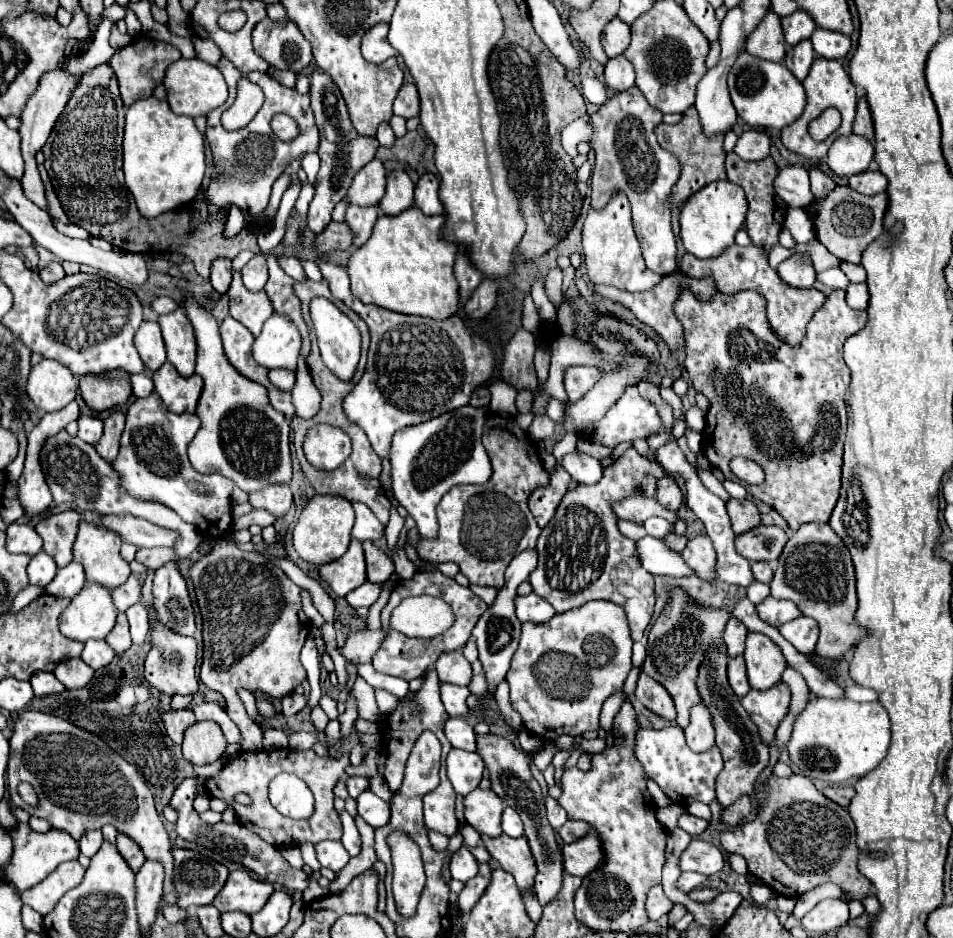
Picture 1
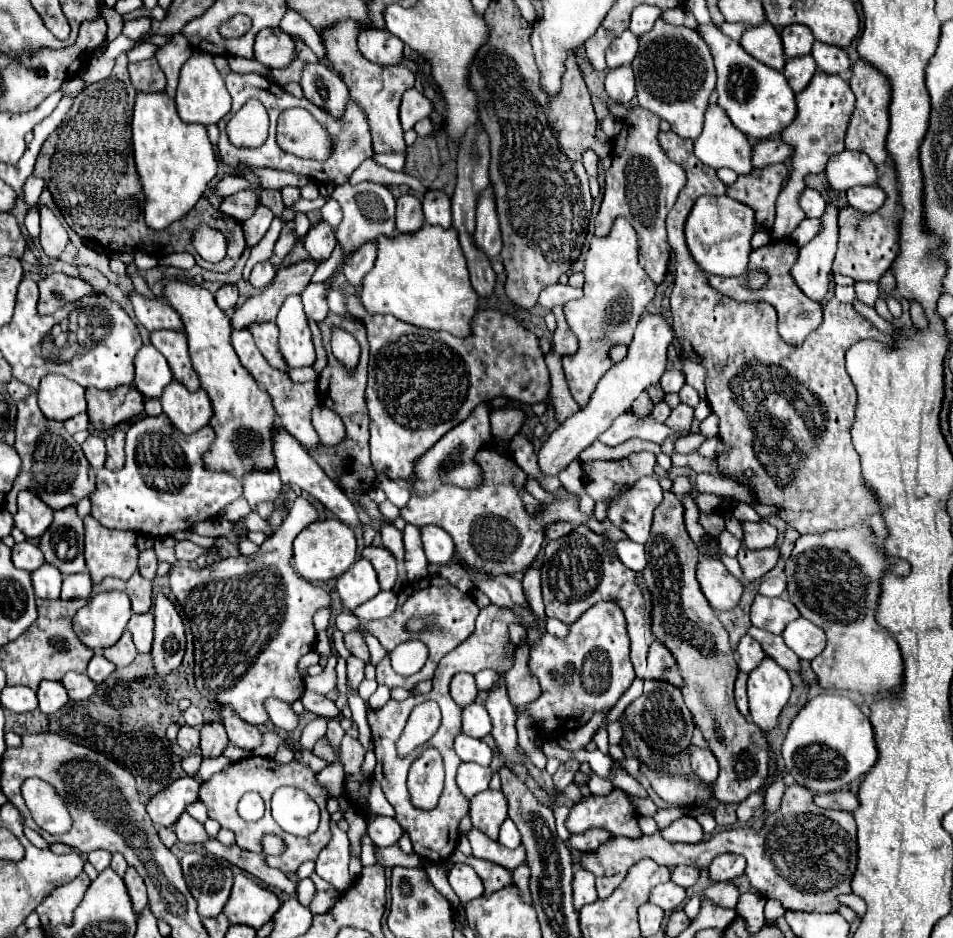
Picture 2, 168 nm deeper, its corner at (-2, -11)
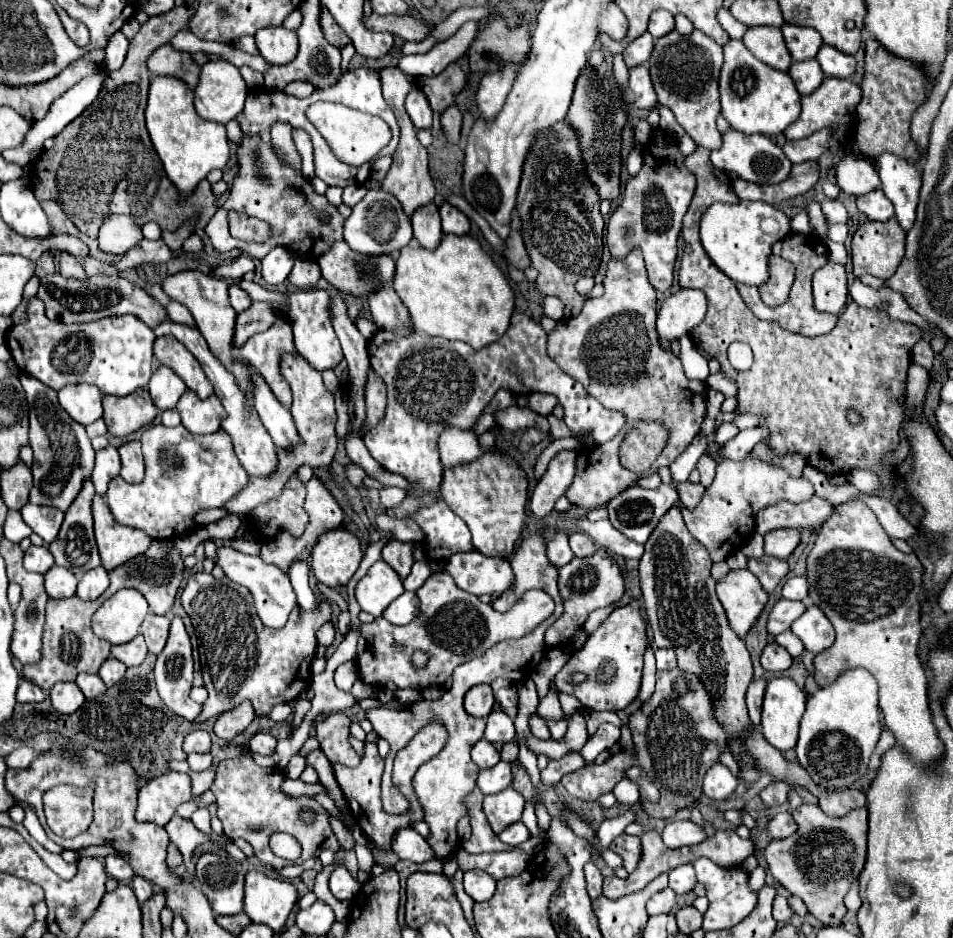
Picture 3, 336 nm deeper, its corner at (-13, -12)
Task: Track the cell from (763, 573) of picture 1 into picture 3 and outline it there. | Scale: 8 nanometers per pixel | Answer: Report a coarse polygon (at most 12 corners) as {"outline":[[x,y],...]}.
{"outline":[[791,577],[783,585],[785,599],[807,597],[807,577]]}

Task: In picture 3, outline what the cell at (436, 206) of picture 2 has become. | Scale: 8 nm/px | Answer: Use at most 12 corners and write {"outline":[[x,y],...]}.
{"outline":[[453,205],[439,207],[443,233],[467,235],[469,219]]}

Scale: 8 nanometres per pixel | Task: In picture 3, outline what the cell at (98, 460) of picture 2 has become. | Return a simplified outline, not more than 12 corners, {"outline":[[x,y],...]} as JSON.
{"outline":[[115,447],[97,451],[91,473],[97,495],[121,471]]}

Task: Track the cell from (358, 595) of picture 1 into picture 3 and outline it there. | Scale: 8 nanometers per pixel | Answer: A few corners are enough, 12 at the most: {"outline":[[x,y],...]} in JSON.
{"outline":[[405,591],[387,607],[383,617],[407,625],[417,617],[417,595]]}

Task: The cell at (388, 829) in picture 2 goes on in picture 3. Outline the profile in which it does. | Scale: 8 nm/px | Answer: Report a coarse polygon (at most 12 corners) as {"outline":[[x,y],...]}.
{"outline":[[413,827],[397,831],[391,847],[399,859],[437,859]]}

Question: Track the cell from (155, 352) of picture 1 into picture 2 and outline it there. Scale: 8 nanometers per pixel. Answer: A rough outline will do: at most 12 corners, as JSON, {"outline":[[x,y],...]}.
{"outline":[[152,346],[134,358],[136,388],[160,398],[172,382],[166,358]]}

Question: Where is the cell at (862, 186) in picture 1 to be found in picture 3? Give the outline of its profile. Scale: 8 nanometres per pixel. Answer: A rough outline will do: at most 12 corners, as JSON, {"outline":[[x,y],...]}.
{"outline":[[881,189],[857,197],[873,221],[893,217],[893,203]]}

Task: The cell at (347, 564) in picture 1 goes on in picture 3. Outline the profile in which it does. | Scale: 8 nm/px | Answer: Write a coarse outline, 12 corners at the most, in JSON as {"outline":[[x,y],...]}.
{"outline":[[379,559],[357,583],[363,611],[381,617],[403,591],[401,577]]}

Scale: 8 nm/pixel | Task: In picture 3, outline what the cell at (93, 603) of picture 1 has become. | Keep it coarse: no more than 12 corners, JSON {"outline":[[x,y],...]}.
{"outline":[[121,589],[93,617],[97,637],[111,645],[139,635],[149,605]]}

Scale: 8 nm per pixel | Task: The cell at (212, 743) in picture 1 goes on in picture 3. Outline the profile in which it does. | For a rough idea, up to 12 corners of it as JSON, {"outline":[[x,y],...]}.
{"outline":[[243,701],[215,721],[215,735],[231,741],[257,715]]}

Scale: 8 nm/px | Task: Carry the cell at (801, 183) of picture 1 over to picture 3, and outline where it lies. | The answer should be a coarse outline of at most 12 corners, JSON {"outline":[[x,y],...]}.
{"outline":[[823,201],[827,223],[847,223],[843,203]]}

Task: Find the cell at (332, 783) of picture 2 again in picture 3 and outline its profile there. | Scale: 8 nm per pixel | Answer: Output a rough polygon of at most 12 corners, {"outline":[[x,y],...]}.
{"outline":[[285,779],[289,795],[325,793],[321,783],[307,785],[301,779]]}

